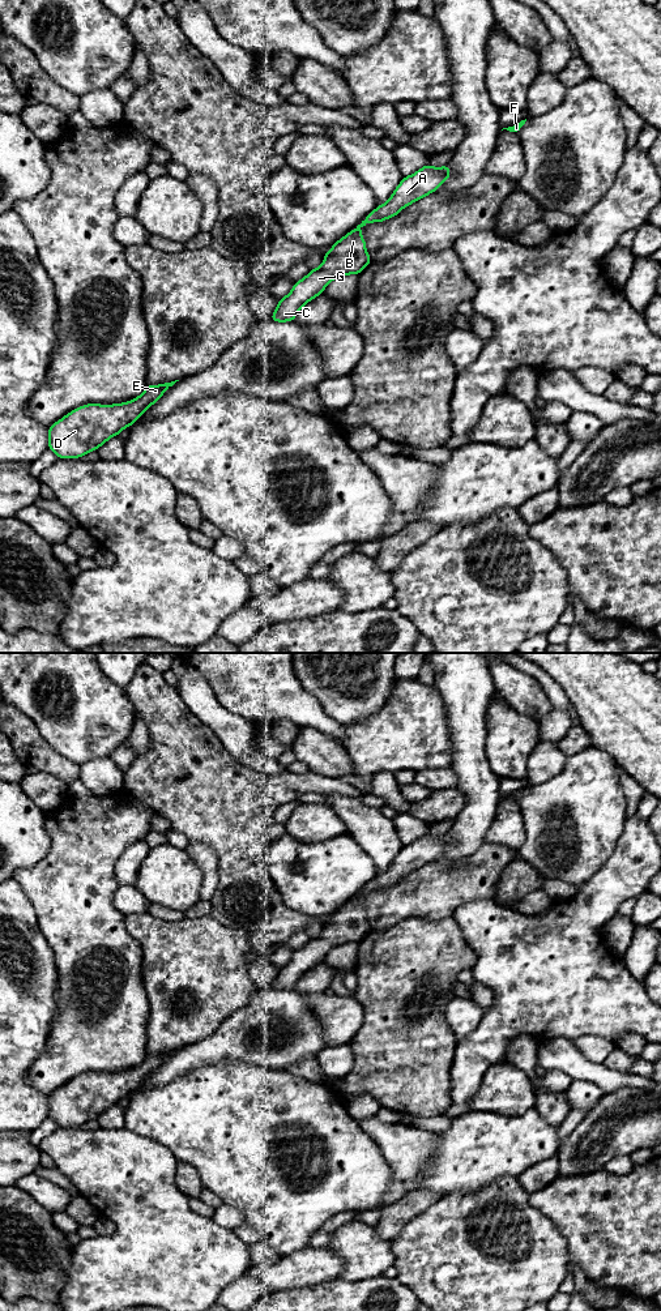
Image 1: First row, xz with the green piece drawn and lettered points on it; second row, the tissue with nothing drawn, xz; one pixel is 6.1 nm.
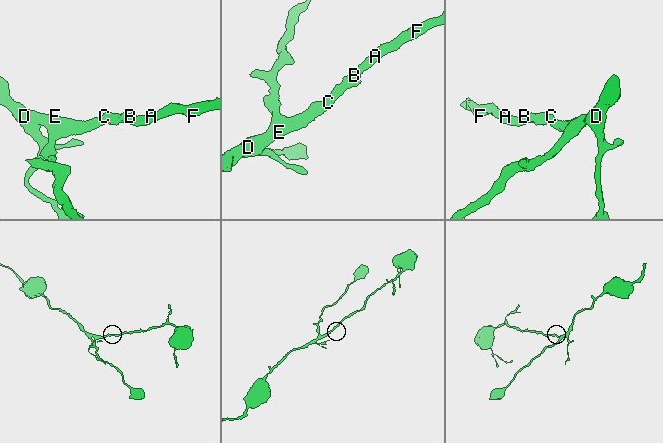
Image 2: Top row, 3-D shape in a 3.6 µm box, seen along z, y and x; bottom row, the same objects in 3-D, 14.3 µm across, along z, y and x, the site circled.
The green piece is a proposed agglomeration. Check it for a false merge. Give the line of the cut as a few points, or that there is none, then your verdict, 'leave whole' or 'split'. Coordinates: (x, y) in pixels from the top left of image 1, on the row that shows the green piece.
cut none; leave whole

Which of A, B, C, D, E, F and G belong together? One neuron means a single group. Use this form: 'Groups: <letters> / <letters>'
Groups: A B C D E F G

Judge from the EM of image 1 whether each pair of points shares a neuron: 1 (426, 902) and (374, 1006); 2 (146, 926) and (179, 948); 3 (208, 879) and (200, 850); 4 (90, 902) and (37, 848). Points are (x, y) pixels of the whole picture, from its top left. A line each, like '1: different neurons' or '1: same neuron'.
1: different neurons
2: same neuron
3: same neuron
4: different neurons

